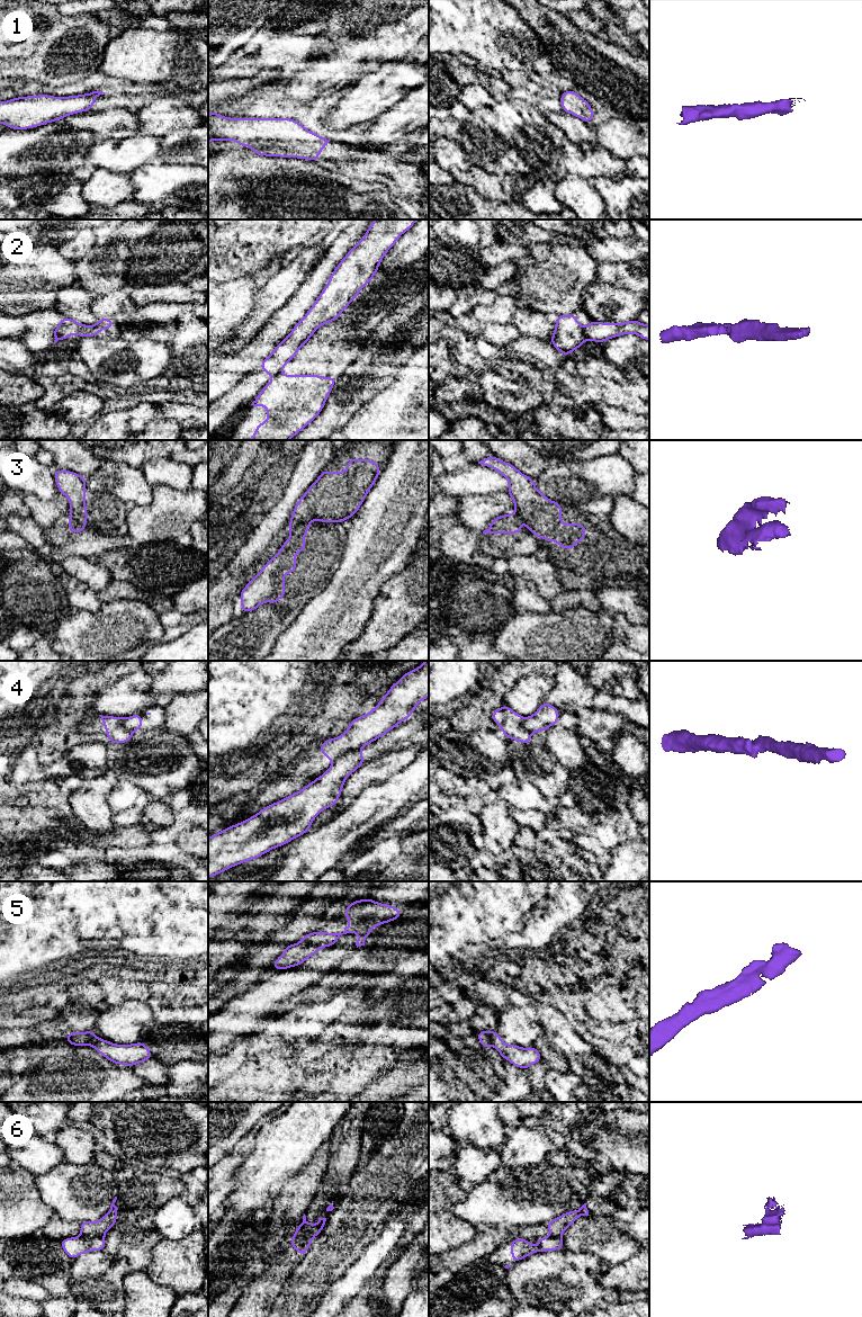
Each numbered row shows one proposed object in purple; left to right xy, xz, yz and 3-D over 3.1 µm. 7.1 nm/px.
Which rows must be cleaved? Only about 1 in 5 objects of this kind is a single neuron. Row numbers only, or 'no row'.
2, 3, 4, 6

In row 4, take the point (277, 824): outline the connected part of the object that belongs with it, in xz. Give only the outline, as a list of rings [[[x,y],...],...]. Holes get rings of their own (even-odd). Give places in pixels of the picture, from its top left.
[[[353,751],[334,761],[330,769],[299,791],[262,808],[250,818],[224,828],[208,837],[208,877],[257,859],[275,848],[307,833],[315,817],[324,809],[336,805],[345,779],[365,761],[362,751]]]

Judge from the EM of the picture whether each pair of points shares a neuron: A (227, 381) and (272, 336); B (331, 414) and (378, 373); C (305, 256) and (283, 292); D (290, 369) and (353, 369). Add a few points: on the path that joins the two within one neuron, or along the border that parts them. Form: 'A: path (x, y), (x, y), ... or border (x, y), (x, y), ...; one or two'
A: path (236, 369), (261, 345); one
B: path (344, 408), (352, 404), (368, 386); one
C: path (303, 265), (286, 283); one
D: border (361, 352), (342, 372); two

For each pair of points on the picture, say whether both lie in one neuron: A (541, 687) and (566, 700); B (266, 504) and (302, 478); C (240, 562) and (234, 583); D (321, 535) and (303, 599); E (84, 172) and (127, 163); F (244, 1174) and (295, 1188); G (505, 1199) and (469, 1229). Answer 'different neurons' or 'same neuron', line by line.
A: different neurons
B: different neurons
C: different neurons
D: same neuron
E: same neuron
F: different neurons
G: different neurons

